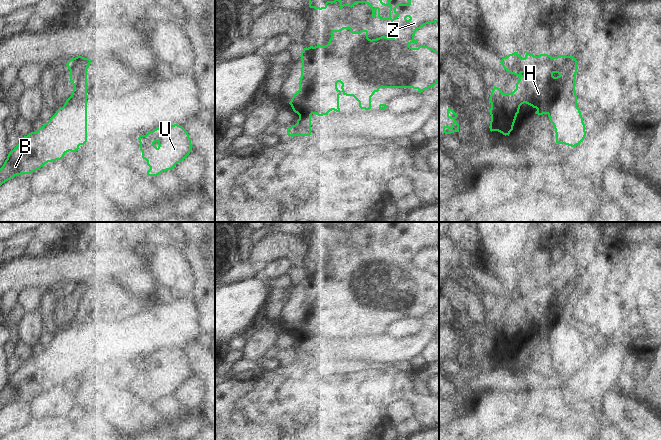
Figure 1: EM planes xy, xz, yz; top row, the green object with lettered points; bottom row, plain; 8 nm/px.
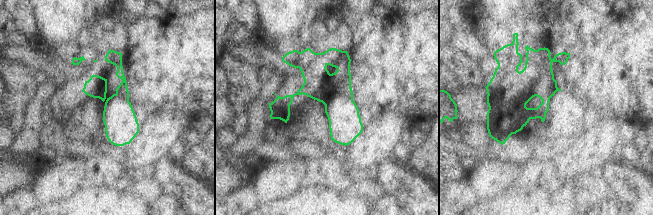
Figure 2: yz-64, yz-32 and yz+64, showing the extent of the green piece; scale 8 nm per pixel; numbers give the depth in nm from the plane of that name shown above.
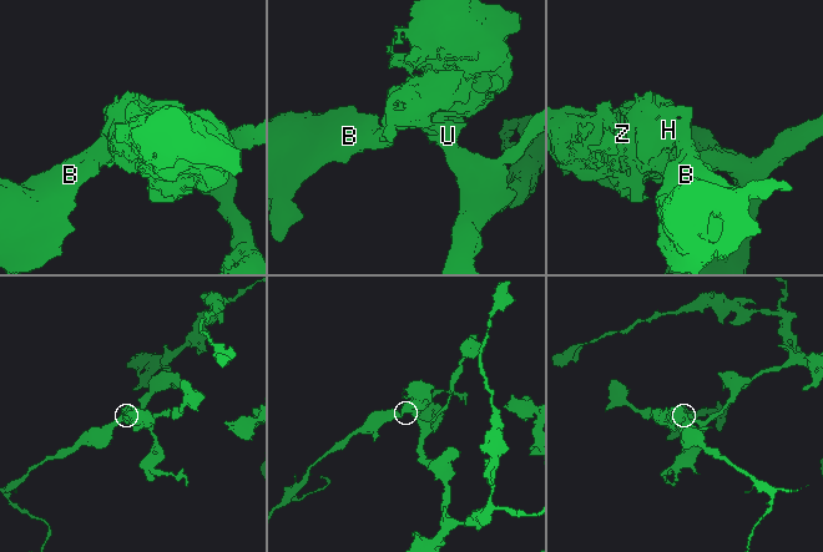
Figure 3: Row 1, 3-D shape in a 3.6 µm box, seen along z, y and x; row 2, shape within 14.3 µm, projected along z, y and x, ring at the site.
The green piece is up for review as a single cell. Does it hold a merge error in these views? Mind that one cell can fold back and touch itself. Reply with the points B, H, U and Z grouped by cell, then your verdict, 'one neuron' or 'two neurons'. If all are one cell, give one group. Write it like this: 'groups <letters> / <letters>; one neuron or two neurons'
groups B / H U Z; two neurons

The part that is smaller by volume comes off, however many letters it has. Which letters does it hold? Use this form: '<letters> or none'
B

